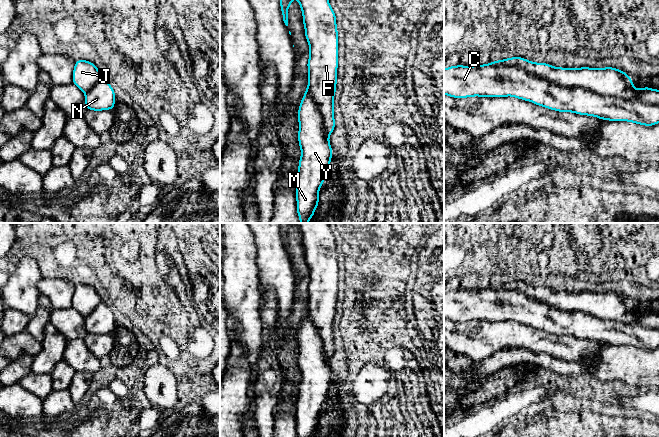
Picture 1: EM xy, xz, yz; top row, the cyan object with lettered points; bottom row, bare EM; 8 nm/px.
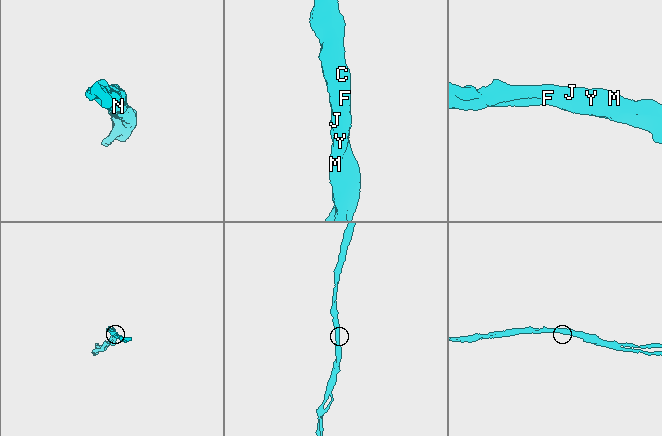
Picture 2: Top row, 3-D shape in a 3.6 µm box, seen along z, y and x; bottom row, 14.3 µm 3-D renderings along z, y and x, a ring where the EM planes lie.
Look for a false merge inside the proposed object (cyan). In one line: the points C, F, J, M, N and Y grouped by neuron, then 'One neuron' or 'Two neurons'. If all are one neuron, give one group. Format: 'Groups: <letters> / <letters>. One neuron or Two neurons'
Groups: C F N / J M Y. Two neurons

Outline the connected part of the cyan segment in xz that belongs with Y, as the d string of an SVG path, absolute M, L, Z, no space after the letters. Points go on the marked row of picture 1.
M309 84L306 87L298 109L298 122L298 141L301 149L301 157L299 159L296 179L296 204L300 223L308 223L314 216L314 212L320 203L318 199L319 190L329 171L333 154L330 142L324 133L323 117L311 96Z

